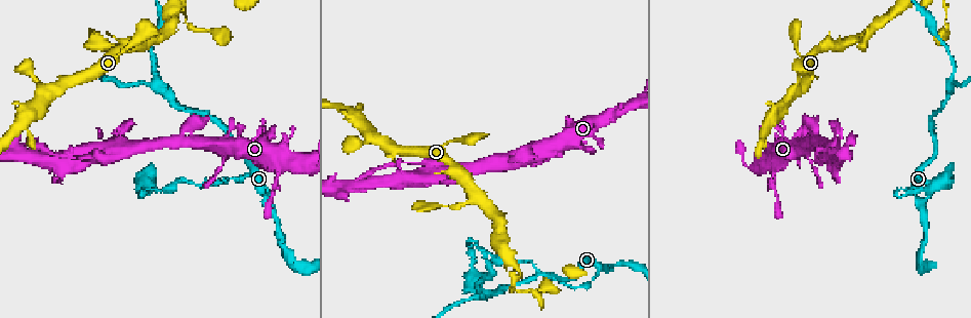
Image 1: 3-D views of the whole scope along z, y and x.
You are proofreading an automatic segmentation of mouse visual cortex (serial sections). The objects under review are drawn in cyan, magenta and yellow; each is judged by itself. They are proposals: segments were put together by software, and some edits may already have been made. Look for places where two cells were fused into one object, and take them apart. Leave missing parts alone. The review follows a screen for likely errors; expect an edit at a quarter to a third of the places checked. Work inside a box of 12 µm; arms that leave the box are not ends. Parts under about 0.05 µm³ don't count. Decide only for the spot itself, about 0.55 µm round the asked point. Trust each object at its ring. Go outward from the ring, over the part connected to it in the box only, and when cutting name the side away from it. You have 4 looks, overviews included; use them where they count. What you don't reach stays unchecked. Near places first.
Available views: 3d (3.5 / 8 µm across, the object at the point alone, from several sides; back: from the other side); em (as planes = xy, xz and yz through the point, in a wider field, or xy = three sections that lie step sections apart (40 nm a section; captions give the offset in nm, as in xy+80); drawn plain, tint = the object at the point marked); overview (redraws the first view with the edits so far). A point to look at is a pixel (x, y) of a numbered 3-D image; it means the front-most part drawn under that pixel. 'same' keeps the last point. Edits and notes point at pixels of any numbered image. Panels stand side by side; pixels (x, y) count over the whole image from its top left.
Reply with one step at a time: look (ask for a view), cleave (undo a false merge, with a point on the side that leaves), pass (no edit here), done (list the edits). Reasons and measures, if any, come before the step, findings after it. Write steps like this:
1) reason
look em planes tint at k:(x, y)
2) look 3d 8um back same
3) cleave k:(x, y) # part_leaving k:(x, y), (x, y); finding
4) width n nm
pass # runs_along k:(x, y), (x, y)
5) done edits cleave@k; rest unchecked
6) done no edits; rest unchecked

three-way junction
look 3d 3.5um at 1:(156, 84)

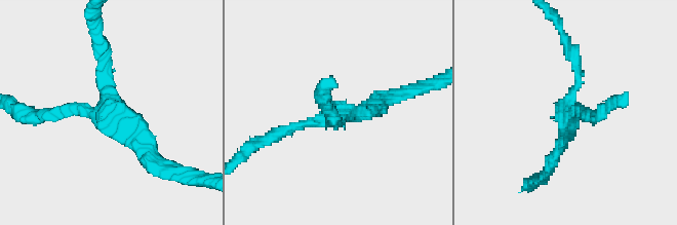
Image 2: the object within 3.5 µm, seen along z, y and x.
arms 3; arm_widths 150, 150, 200 nm
look em xy step 3 tint at 2:(107, 114)

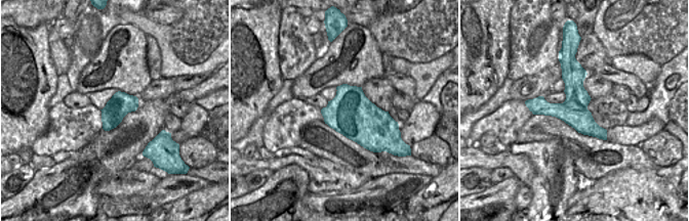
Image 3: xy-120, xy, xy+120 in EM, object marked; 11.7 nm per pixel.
pass # runs_along 3:(568, 69), (576, 112), (604, 136); continuous, no second cell

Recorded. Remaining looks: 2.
sharp bend
look 3d 8um back at 1:(540, 290)

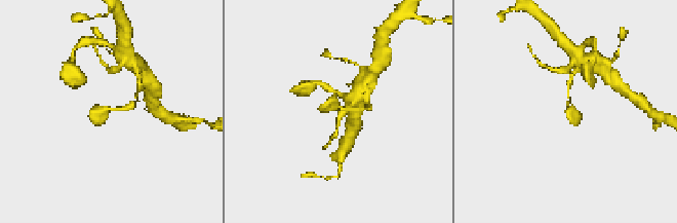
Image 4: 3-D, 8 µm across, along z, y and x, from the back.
look em xy step 3 tint at 4:(341, 110)

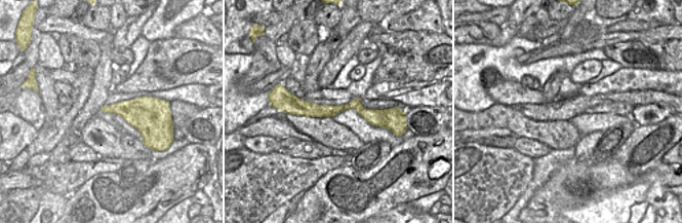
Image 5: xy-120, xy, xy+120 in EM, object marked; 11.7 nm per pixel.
pass # one cell here

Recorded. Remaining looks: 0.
done no edits; rest unchecked

